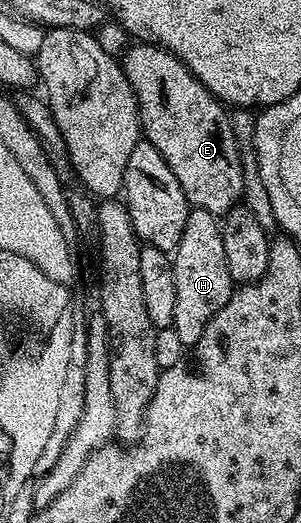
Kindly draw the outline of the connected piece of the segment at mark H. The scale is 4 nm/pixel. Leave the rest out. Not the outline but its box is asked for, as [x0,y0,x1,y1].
[171,208,234,346]

